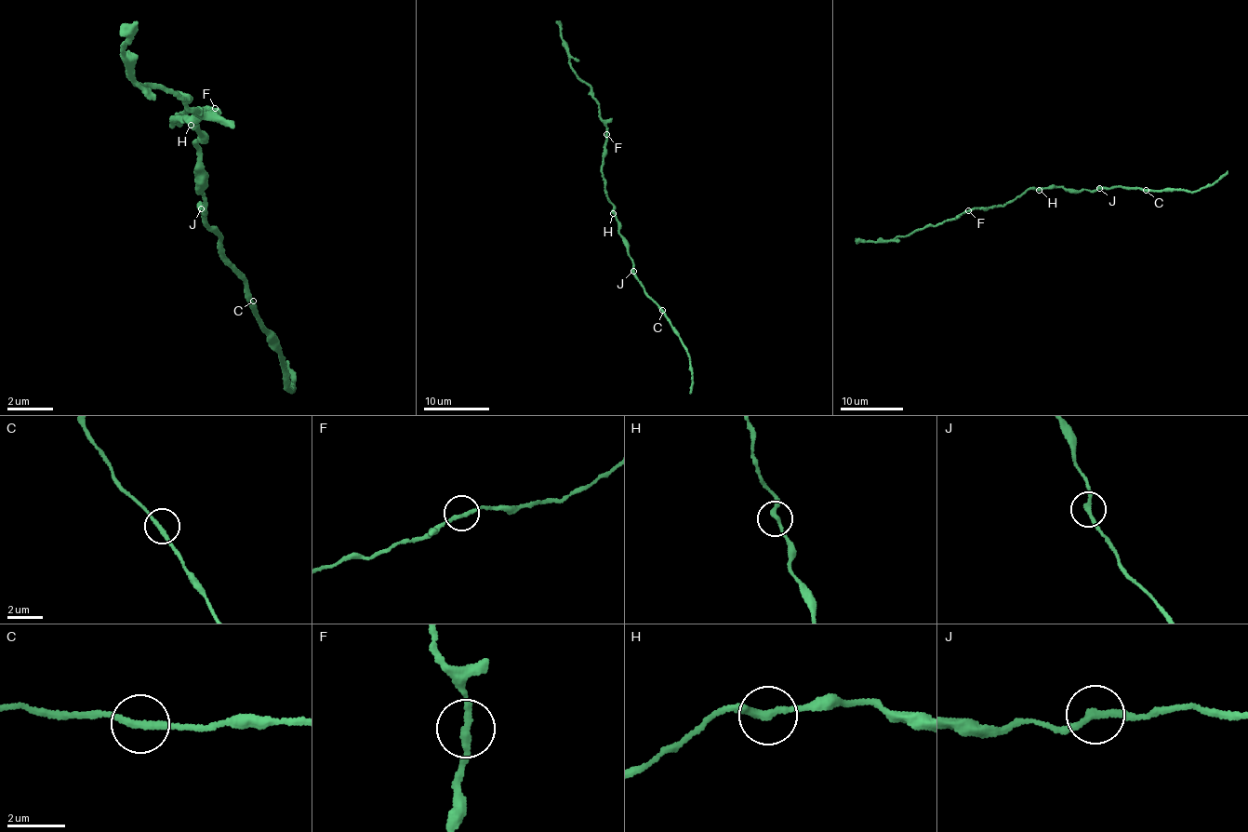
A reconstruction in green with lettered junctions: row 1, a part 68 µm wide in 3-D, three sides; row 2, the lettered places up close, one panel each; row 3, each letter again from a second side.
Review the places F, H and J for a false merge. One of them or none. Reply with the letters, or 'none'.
J

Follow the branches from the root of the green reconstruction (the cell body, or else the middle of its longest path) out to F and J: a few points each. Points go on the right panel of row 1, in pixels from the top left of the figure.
F: (1040, 189), (1028, 189), (1004, 205), (968, 210)
J: (1040, 189), (1050, 187), (1095, 191), (1099, 188)

